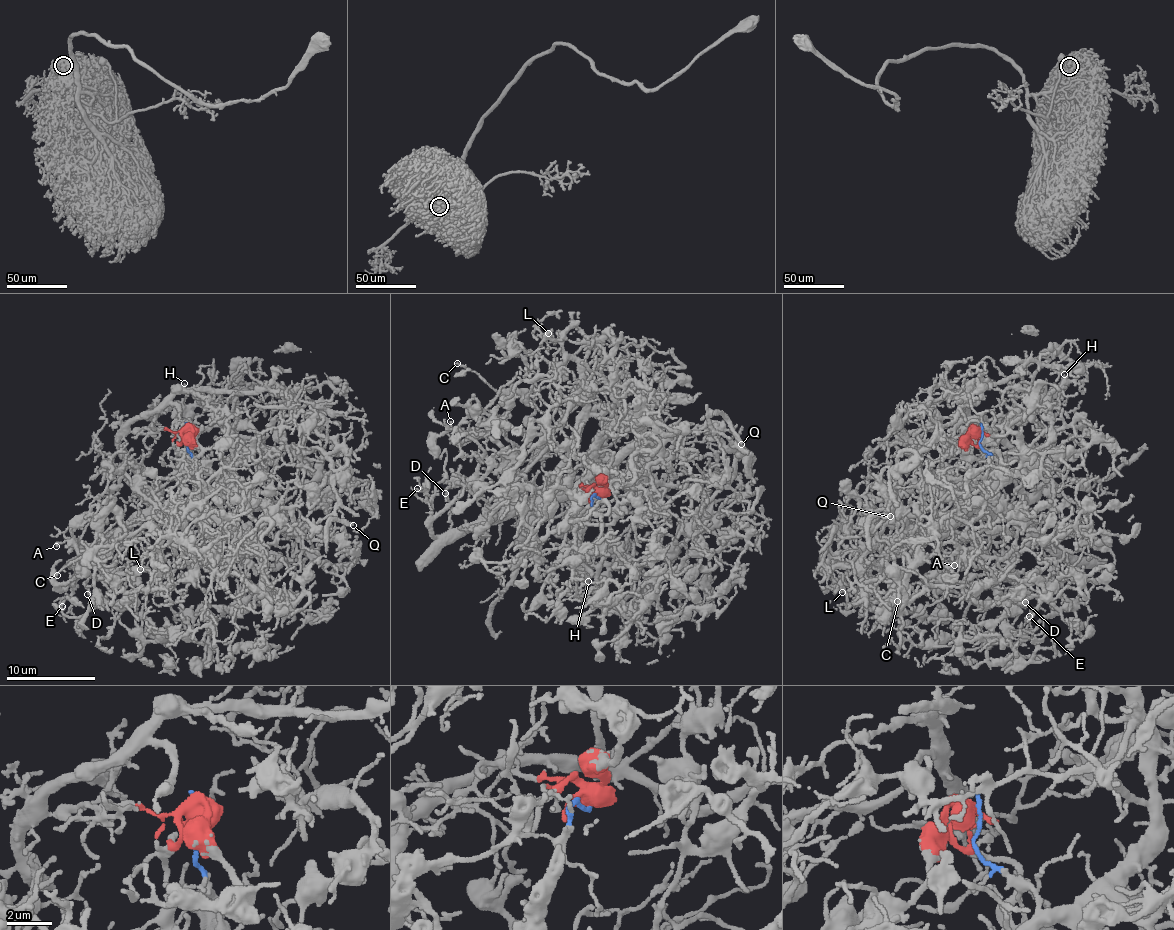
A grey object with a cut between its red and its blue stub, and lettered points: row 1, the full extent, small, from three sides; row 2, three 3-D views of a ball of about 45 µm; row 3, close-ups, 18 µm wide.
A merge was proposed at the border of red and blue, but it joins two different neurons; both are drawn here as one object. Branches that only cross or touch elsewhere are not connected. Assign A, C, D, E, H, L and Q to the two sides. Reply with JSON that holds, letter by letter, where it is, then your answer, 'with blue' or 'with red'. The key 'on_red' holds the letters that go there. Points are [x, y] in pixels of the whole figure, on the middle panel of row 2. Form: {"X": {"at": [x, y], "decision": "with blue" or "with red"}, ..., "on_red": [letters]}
{"A": {"at": [450, 421], "decision": "with blue"}, "C": {"at": [457, 363], "decision": "with red"}, "D": {"at": [445, 493], "decision": "with blue"}, "E": {"at": [417, 488], "decision": "with blue"}, "H": {"at": [588, 581], "decision": "with blue"}, "L": {"at": [548, 333], "decision": "with blue"}, "Q": {"at": [741, 444], "decision": "with red"}, "on_red": ["C", "Q"]}

